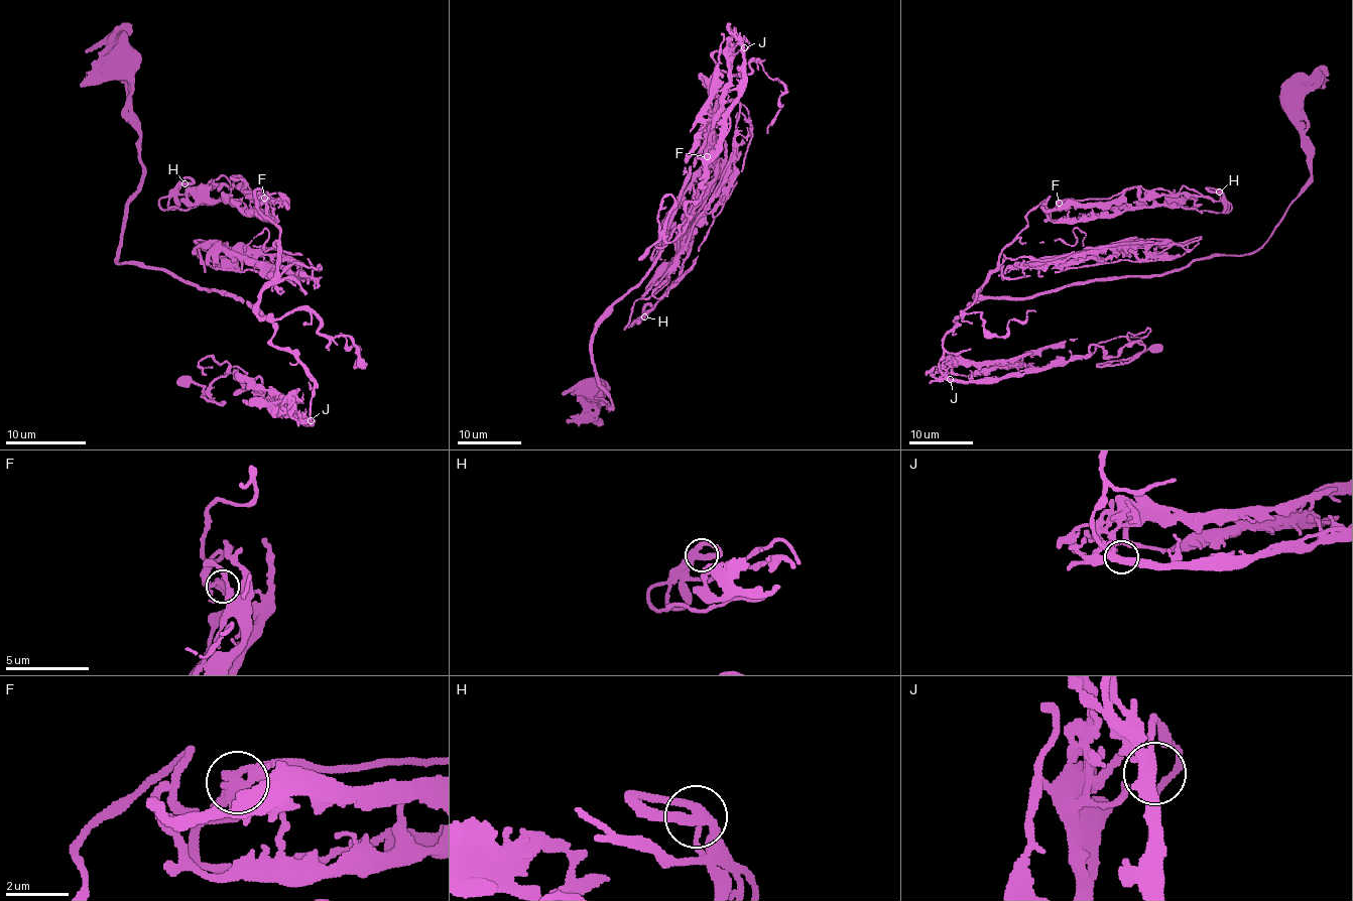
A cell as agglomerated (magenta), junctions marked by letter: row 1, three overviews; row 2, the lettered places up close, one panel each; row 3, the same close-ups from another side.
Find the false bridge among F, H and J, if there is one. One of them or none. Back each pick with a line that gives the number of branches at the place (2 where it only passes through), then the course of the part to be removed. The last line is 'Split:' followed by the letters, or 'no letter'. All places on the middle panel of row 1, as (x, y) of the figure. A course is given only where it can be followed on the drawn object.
Split: no letter

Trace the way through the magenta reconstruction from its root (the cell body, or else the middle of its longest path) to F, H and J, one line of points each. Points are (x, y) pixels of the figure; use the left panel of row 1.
F: (125, 59), (143, 186), (119, 263), (266, 317), (280, 231), (264, 197)
H: (125, 59), (143, 186), (119, 263), (266, 317), (266, 192), (186, 182)
J: (125, 59), (143, 186), (119, 263), (163, 267), (256, 307), (315, 384), (311, 420)

